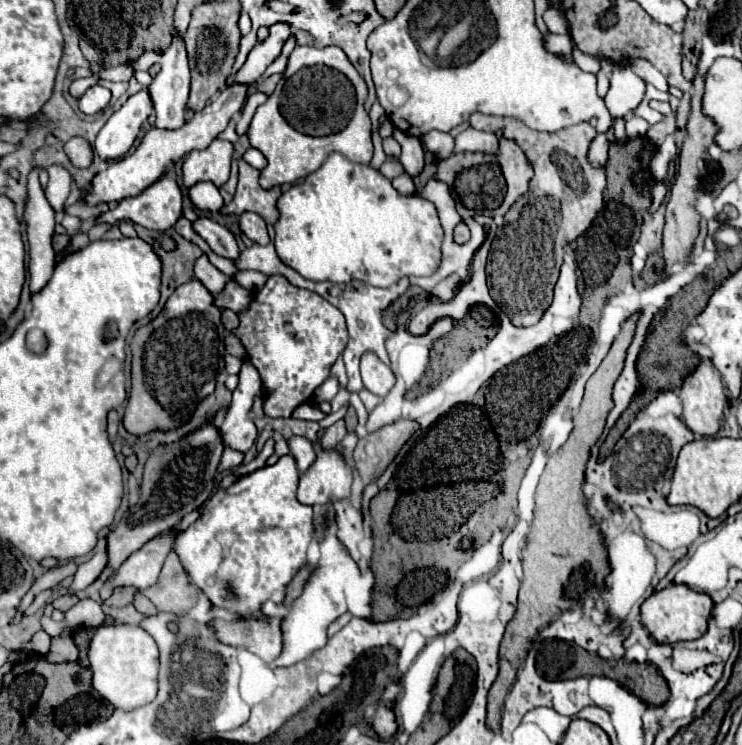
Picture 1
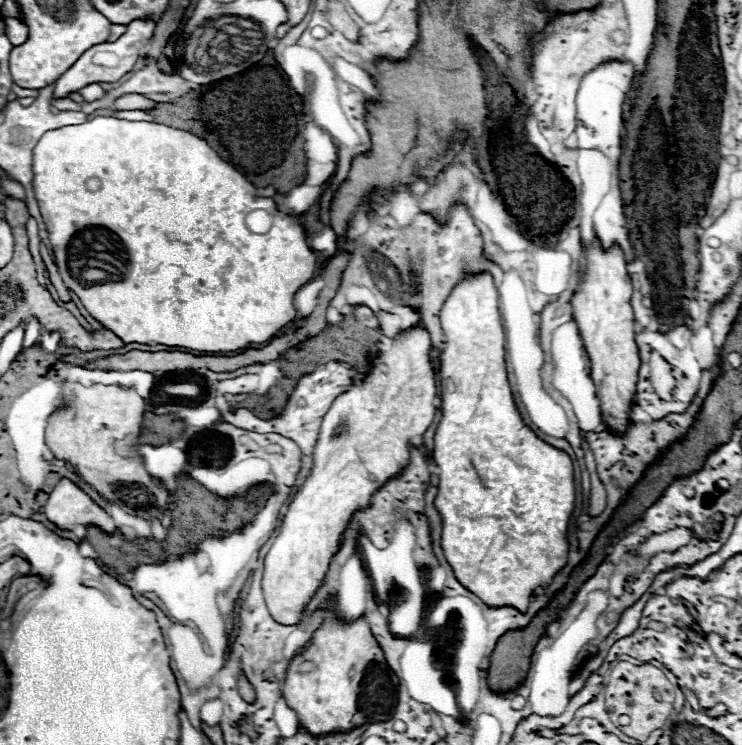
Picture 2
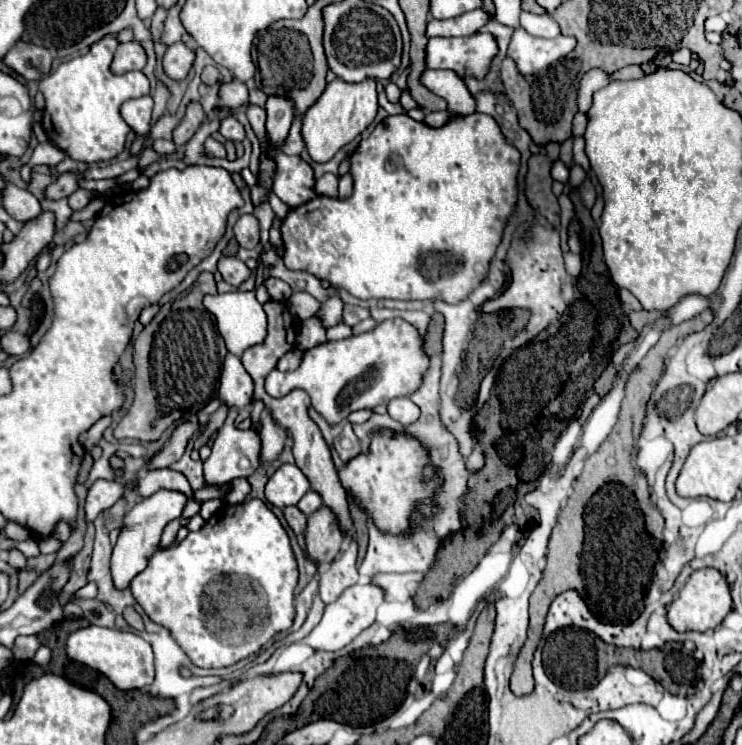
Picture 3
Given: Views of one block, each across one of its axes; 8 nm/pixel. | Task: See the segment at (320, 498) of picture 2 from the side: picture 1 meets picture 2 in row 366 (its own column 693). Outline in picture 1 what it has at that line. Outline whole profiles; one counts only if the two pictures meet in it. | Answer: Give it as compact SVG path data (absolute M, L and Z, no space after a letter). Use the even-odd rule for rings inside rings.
M702 360L698 368L684 380L680 388L682 418L694 434L716 436L726 406L726 392L720 372L710 360Z

